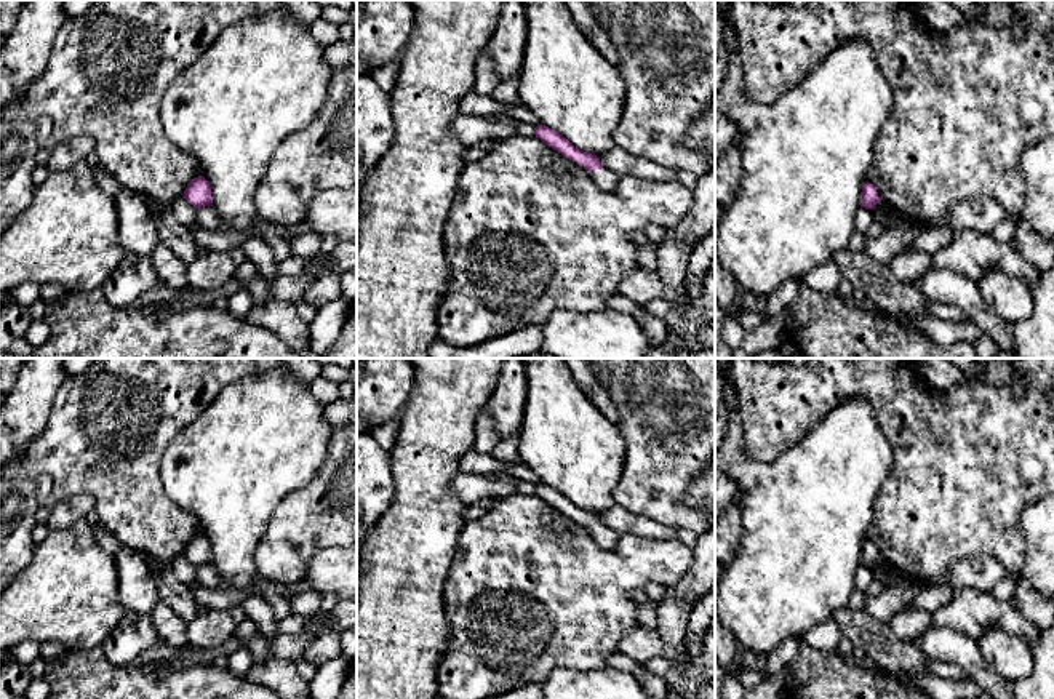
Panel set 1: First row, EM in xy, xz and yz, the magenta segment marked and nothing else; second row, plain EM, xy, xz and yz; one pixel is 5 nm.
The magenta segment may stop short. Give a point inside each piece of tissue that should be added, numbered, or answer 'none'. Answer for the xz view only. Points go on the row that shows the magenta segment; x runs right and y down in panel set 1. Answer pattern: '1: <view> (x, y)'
1: xz (606, 179)

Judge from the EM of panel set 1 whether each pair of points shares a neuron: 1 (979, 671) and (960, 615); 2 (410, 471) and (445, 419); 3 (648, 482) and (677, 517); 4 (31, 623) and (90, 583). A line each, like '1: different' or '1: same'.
1: different
2: same
3: same
4: same

